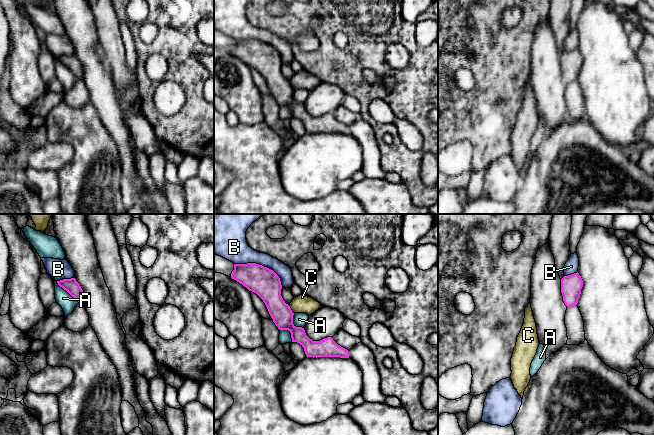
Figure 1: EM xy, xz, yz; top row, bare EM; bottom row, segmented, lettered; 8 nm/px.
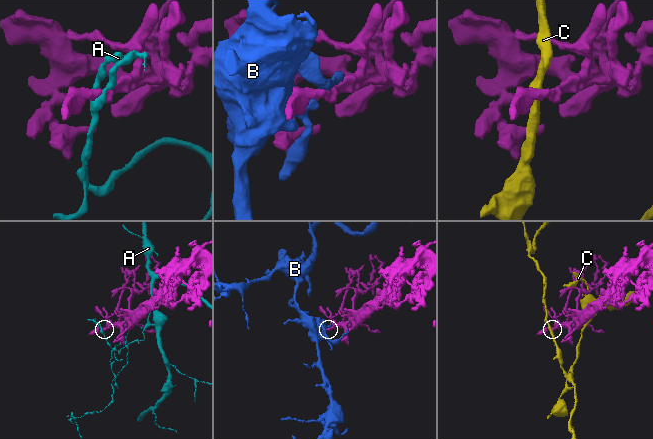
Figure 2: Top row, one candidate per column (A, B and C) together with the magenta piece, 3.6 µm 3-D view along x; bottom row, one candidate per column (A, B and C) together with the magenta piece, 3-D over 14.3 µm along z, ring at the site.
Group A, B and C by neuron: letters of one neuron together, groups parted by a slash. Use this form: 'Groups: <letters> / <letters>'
Groups: A / B / C

